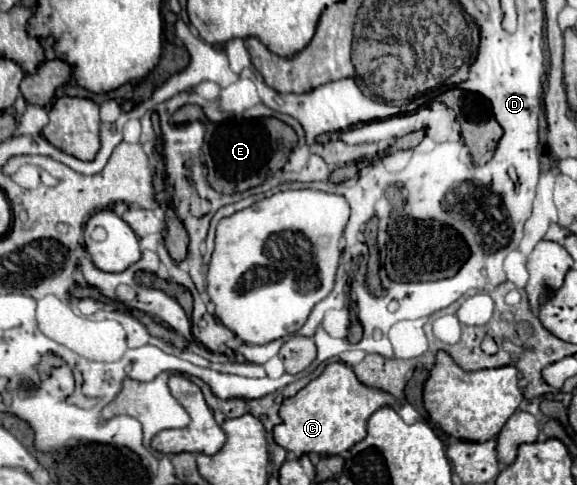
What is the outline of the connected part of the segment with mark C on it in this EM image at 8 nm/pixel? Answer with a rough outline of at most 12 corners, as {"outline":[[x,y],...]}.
{"outline":[[330,363],[280,407],[274,441],[340,455],[402,403]]}

